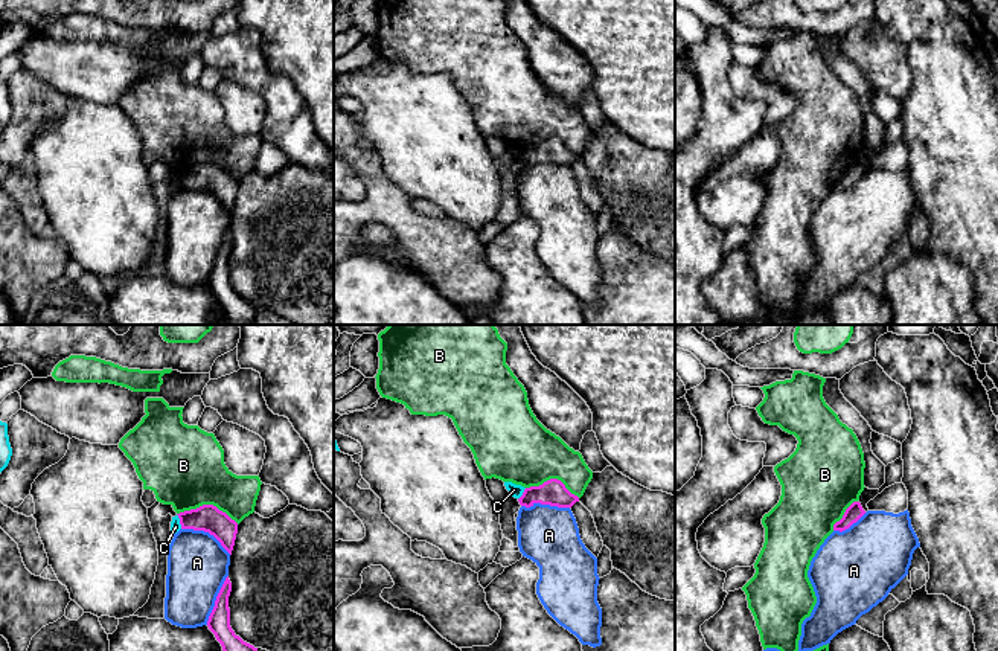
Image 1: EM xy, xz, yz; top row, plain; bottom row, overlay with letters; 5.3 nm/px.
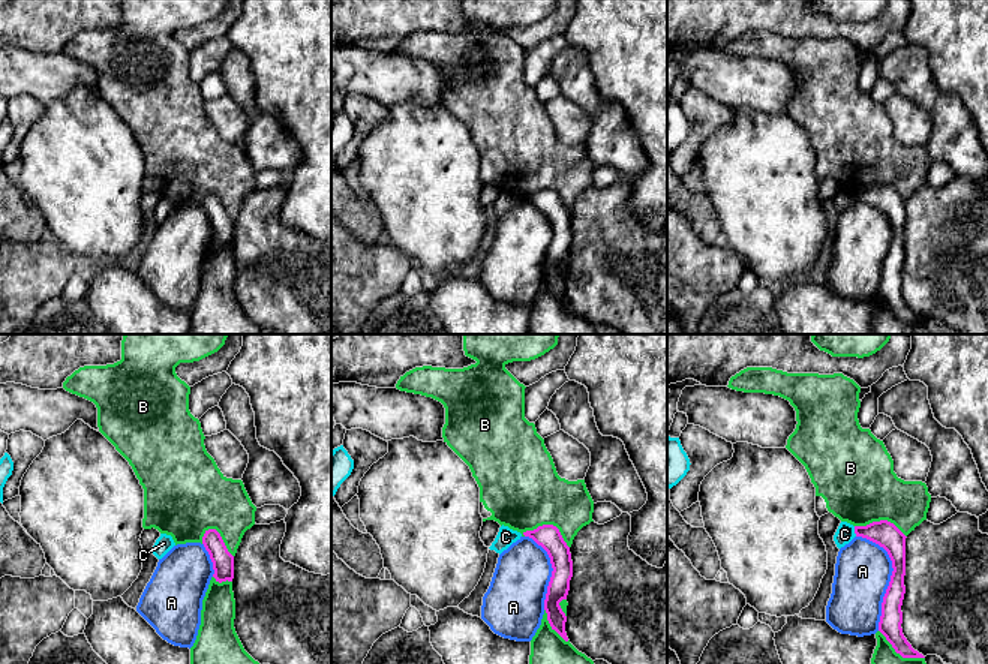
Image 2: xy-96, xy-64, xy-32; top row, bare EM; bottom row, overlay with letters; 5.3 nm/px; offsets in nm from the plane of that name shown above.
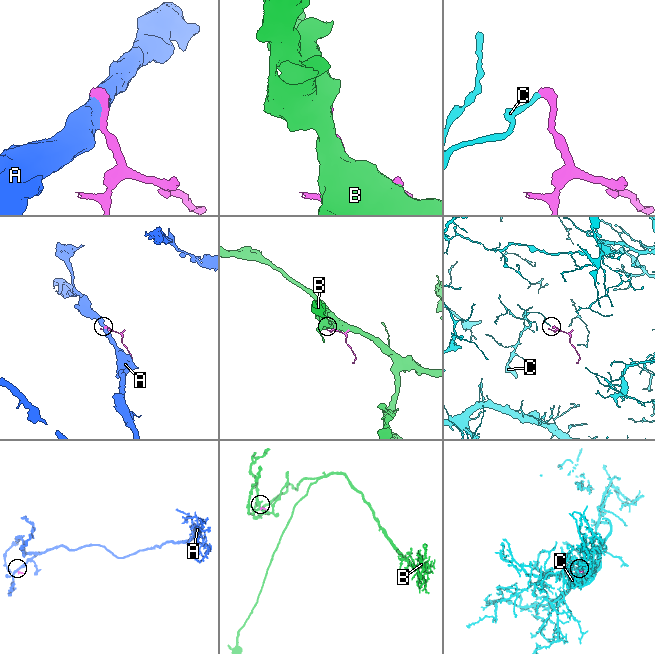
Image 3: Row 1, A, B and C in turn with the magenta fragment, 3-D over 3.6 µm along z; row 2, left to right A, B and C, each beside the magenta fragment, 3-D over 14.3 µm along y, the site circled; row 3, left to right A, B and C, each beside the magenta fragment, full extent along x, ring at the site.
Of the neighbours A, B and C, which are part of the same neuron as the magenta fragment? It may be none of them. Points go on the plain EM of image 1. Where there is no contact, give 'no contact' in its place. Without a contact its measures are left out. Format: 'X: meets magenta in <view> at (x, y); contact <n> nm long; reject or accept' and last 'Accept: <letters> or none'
A: meets magenta in xy at (206, 189); contact 300 nm long; reject
B: meets magenta in xy at (207, 163); contact 340 nm long; reject
C: meets magenta in xy at (180, 180); contact 80 nm long; reject
Accept: none

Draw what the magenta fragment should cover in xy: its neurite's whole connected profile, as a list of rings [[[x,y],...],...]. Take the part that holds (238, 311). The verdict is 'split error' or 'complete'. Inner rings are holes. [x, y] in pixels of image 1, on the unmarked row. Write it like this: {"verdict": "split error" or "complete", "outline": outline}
{"verdict": "complete", "outline": [[[227,235],[216,255],[215,265],[207,279],[207,285],[221,302],[230,325],[257,325],[257,306],[244,300],[230,285],[230,250],[232,241]]]}

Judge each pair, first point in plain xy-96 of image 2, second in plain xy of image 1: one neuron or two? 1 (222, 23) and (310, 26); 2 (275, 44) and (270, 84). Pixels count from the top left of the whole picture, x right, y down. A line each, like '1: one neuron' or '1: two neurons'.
1: two neurons
2: two neurons

